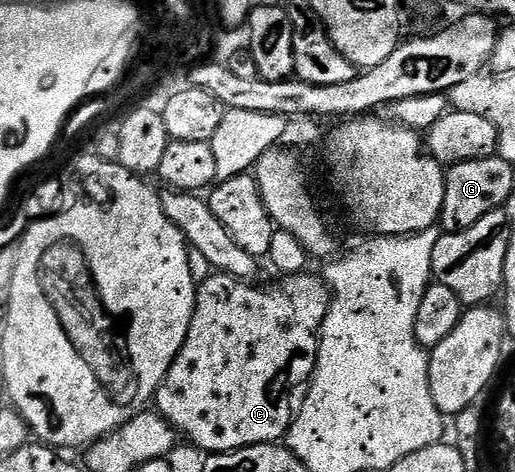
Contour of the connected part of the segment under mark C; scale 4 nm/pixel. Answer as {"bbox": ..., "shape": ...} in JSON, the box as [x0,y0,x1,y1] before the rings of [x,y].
{"bbox":[156,274,332,453],"shape":[[[211,274],[209,278],[198,284],[198,301],[192,314],[192,322],[188,326],[188,338],[179,350],[178,357],[172,362],[164,382],[158,387],[156,397],[156,411],[163,416],[175,433],[187,436],[198,448],[203,448],[203,453],[235,452],[237,448],[251,448],[254,444],[272,444],[281,441],[296,415],[296,400],[294,392],[301,393],[309,385],[314,367],[318,361],[318,341],[322,330],[322,323],[330,309],[332,295],[325,279],[321,275],[299,274],[296,276],[282,276],[275,288],[253,288],[253,283],[239,280],[237,276],[225,274]]]}

